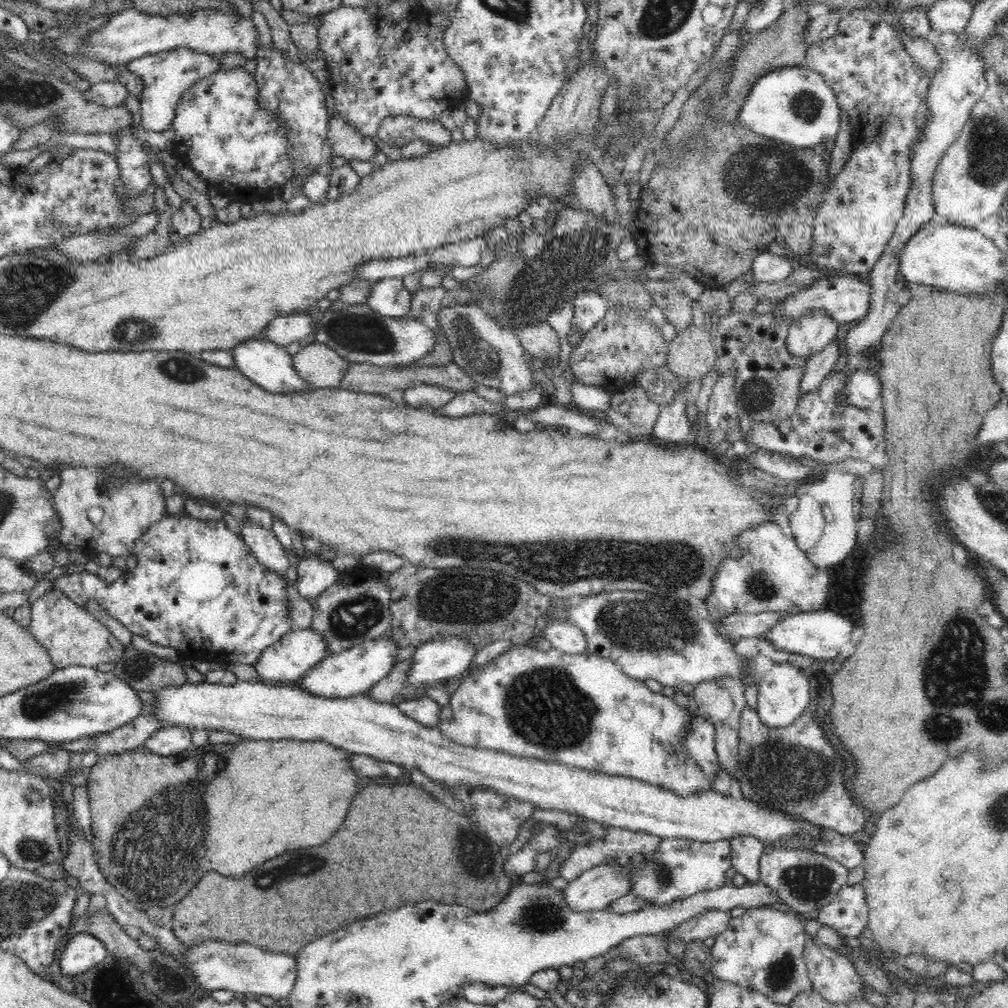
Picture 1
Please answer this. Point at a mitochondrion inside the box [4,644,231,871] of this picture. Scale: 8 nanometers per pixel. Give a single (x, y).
(60, 696)

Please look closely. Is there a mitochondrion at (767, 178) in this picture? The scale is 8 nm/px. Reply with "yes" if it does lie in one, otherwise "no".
yes

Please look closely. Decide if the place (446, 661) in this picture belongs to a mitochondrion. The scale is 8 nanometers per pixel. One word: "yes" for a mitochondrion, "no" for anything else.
no

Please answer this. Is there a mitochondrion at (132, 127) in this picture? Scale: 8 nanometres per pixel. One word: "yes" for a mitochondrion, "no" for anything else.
no

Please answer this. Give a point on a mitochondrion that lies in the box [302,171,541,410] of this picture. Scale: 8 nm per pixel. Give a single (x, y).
(476, 348)

